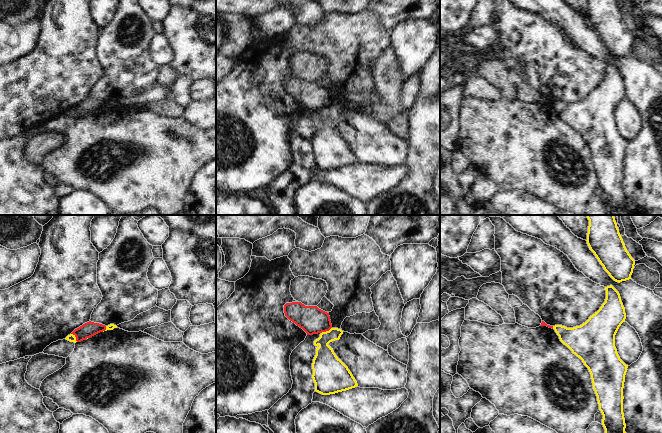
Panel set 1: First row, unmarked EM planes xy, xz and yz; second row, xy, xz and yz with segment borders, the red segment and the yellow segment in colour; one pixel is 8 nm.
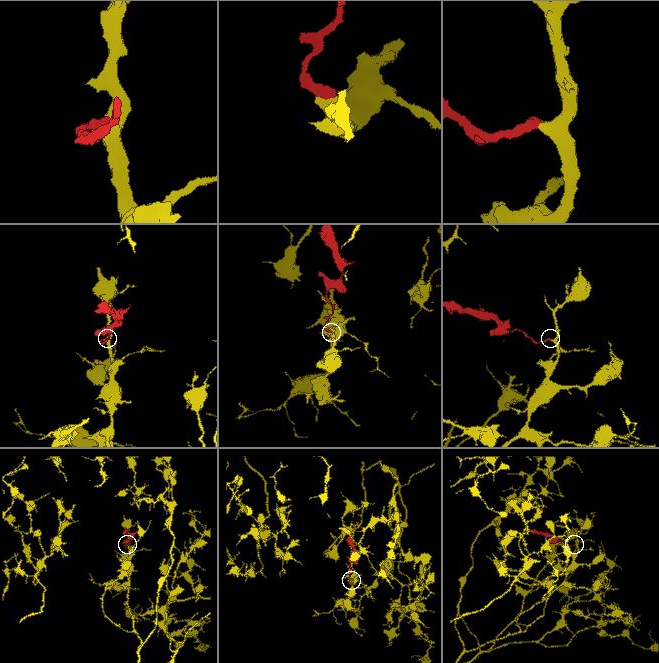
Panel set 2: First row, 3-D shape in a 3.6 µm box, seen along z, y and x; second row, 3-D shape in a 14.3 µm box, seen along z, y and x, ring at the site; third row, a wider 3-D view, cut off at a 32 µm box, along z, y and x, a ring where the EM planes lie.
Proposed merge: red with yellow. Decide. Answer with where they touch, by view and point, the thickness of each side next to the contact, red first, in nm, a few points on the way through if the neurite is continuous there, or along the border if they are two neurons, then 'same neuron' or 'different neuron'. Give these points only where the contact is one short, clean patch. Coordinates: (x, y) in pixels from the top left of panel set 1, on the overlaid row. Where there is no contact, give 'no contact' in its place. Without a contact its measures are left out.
xz (326, 330) | 220/190 nm | along xz (331, 327), (321, 333) | different neuron

